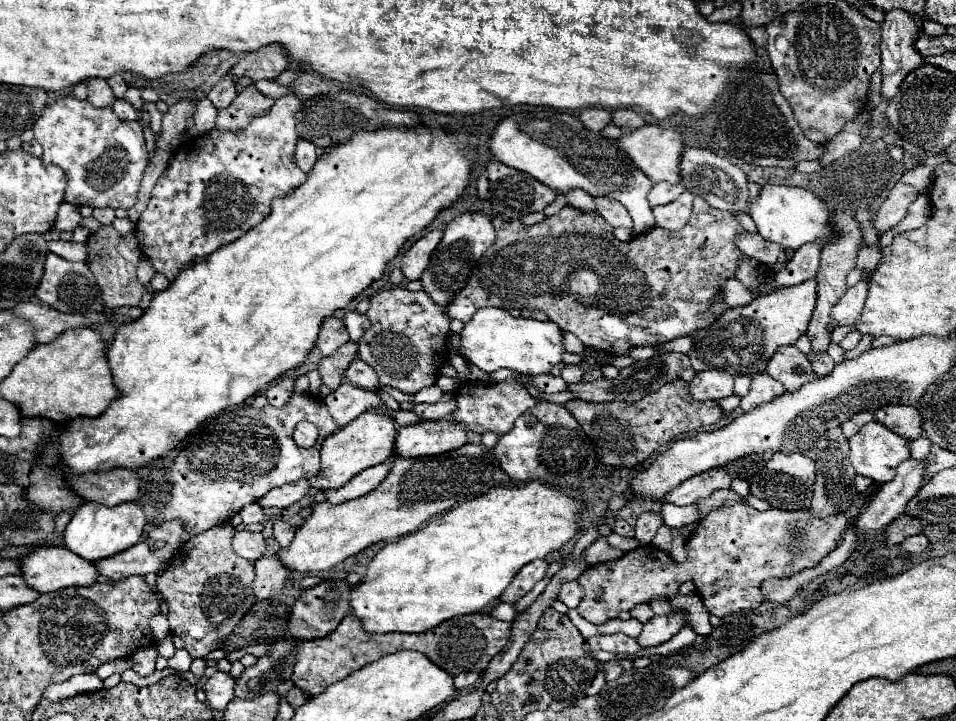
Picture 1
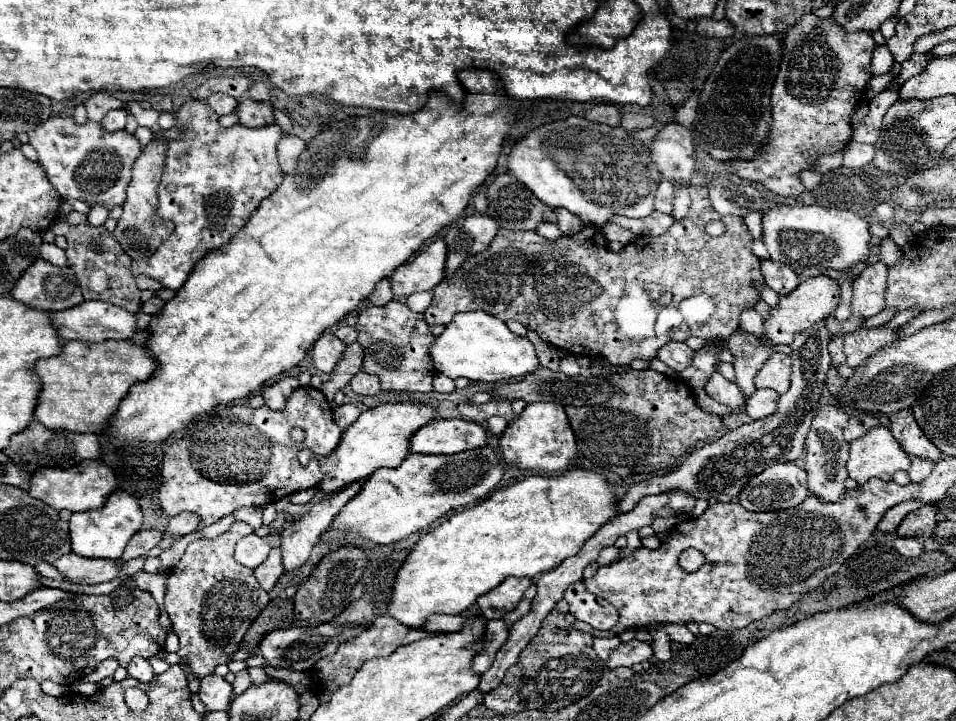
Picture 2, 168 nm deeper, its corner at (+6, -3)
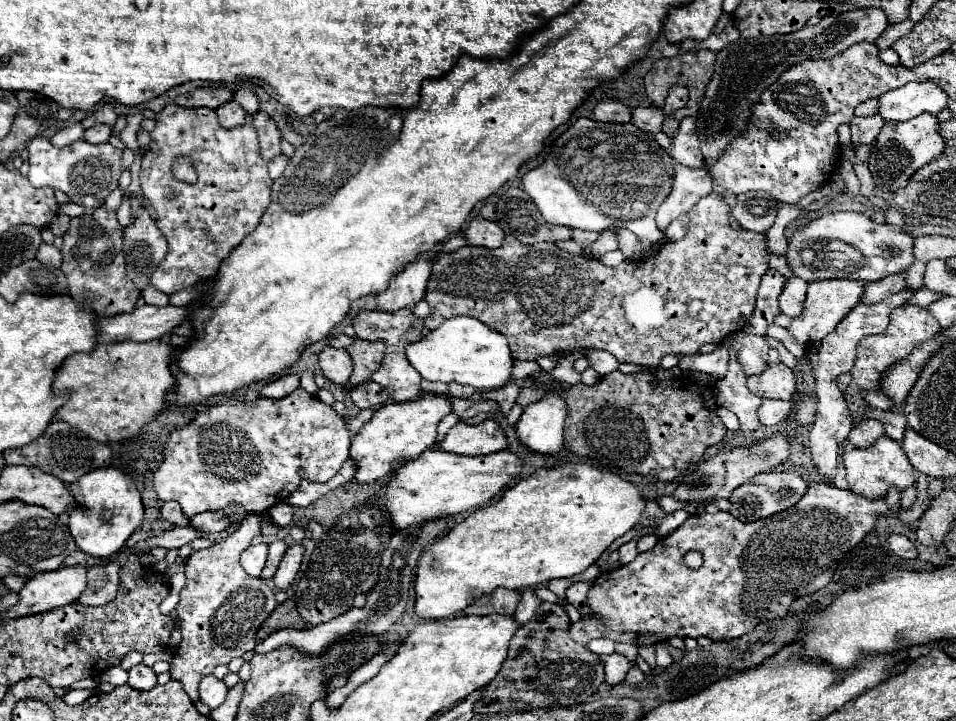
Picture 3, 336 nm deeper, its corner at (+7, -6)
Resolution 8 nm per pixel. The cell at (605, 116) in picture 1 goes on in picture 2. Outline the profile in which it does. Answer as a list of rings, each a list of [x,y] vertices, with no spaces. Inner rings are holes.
[[[597,103],[593,105],[585,117],[589,121],[595,121],[595,123],[605,123],[605,125],[611,125],[611,127],[617,127],[621,123],[621,111],[611,105],[611,103]]]

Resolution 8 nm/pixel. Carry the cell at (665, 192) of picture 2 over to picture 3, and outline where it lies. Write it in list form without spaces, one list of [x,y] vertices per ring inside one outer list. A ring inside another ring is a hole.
[[[674,166],[674,184],[666,200],[660,204],[656,212],[658,228],[664,230],[674,218],[688,212],[698,198],[706,196],[712,190],[712,178],[708,170],[704,168],[686,168],[686,166]]]

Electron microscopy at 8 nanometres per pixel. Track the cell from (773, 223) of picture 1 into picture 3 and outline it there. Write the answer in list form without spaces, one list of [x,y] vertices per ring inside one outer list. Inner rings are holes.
[[[832,212],[810,220],[788,238],[786,260],[790,270],[806,282],[826,278],[880,280],[912,264],[914,238],[898,226],[876,224],[862,212]]]

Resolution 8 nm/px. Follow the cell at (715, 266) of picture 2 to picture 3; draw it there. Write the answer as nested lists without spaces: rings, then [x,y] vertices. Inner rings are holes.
[[[710,192],[708,196],[700,198],[698,204],[690,210],[690,228],[688,234],[678,240],[678,242],[664,242],[660,246],[660,252],[640,260],[626,260],[618,266],[604,266],[600,260],[584,256],[584,254],[570,254],[566,250],[560,250],[556,244],[552,242],[540,242],[540,244],[522,244],[518,242],[514,236],[506,236],[504,244],[496,250],[490,248],[460,248],[456,252],[450,252],[446,256],[440,256],[432,268],[432,276],[428,282],[428,290],[426,290],[426,302],[430,304],[430,314],[424,320],[428,330],[436,330],[442,320],[448,320],[452,316],[472,316],[478,318],[480,322],[492,326],[494,330],[502,332],[508,342],[510,342],[510,350],[516,356],[516,360],[534,360],[536,356],[542,354],[556,354],[556,352],[570,352],[570,350],[590,350],[590,348],[598,348],[598,350],[606,350],[610,352],[618,362],[628,362],[628,364],[638,364],[638,366],[658,366],[662,356],[666,354],[694,354],[698,352],[698,348],[702,344],[714,342],[714,344],[722,344],[726,336],[730,336],[732,332],[742,330],[748,324],[748,318],[754,314],[754,304],[756,304],[756,292],[760,288],[760,280],[764,276],[764,272],[768,270],[768,246],[766,246],[766,236],[764,234],[756,234],[756,232],[744,232],[744,230],[734,230],[728,224],[728,204],[726,200],[716,194]]]

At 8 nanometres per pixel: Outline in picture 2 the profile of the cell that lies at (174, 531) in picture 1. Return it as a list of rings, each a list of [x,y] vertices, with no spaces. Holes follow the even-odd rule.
[[[179,513],[179,515],[169,519],[167,533],[173,535],[173,537],[179,537],[179,535],[187,535],[187,533],[195,531],[197,527],[199,527],[199,515],[195,515],[195,513]]]

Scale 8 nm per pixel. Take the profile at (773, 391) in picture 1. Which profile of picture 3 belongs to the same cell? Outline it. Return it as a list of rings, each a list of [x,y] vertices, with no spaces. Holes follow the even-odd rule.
[[[764,398],[760,408],[758,408],[758,418],[764,426],[778,426],[786,420],[788,412],[790,412],[790,402]]]

